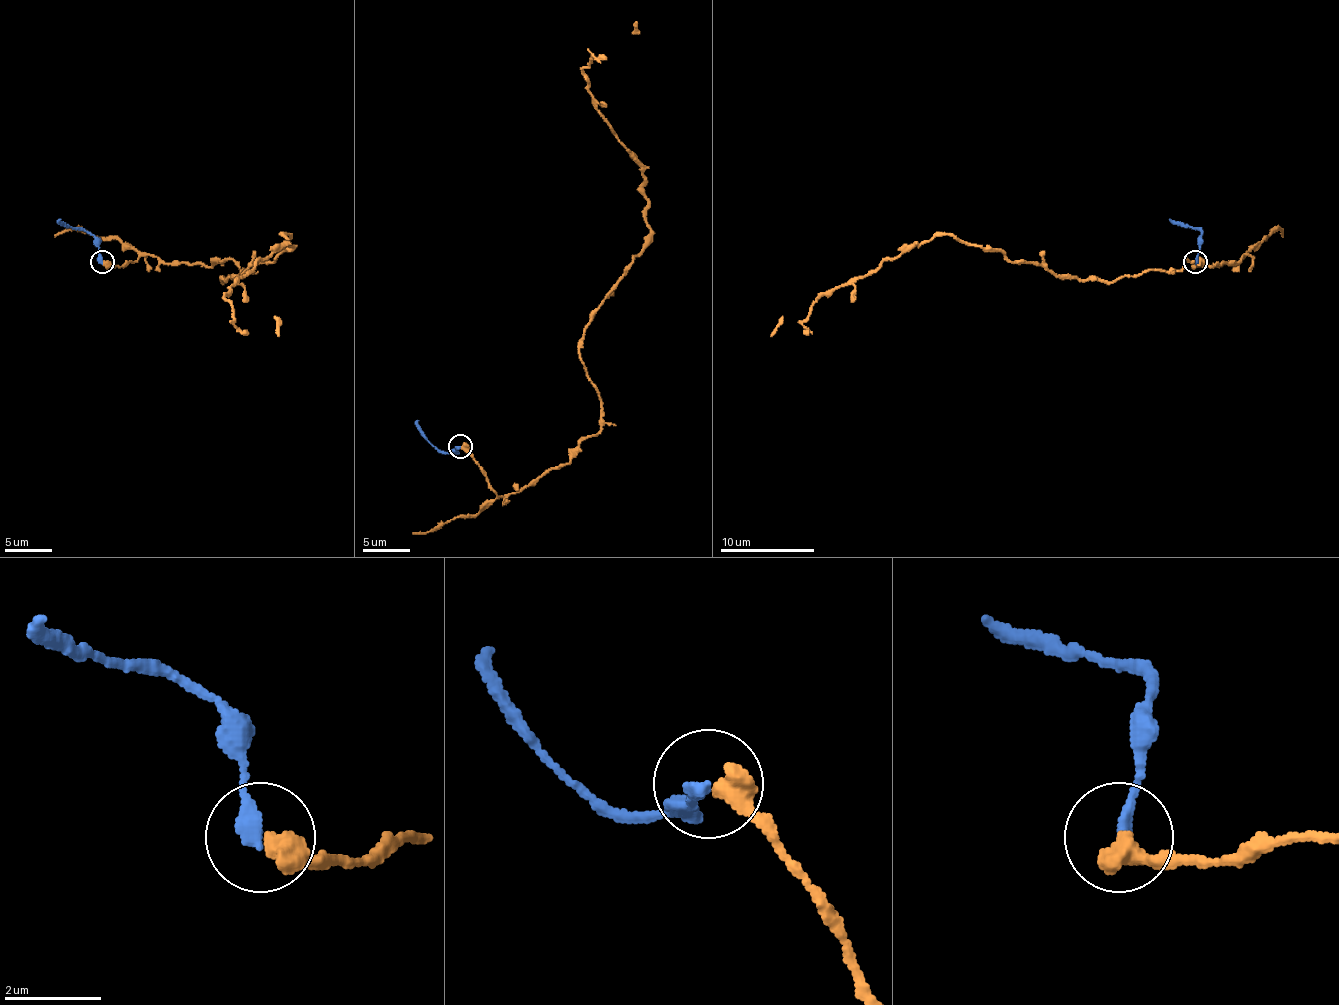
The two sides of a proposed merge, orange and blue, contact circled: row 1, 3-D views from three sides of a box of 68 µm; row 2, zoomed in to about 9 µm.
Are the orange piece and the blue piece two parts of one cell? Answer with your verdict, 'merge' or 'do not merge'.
do not merge

